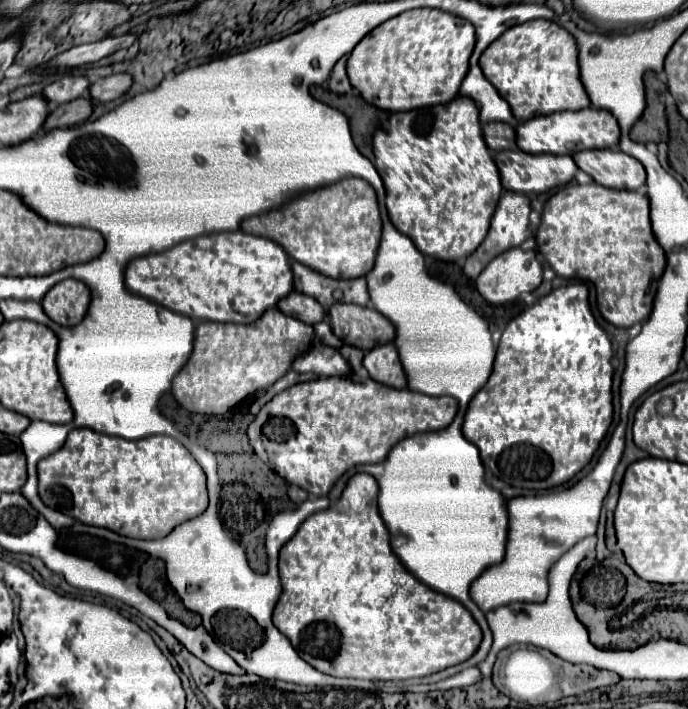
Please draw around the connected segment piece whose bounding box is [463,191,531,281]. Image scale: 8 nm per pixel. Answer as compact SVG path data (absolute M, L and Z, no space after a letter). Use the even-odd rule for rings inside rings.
M503 191L499 201L497 201L497 209L491 217L491 227L489 227L489 233L485 237L485 241L477 247L477 251L473 251L467 261L465 261L465 267L463 267L463 273L469 277L469 279L477 279L479 273L487 267L487 263L497 257L499 253L507 251L507 249L513 249L513 247L519 247L531 233L529 233L529 197L525 195L515 195L513 191Z

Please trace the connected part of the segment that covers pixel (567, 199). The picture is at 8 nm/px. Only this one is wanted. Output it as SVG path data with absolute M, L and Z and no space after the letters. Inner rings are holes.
M571 183L553 193L543 205L541 225L535 233L537 251L547 259L559 277L577 277L595 285L597 309L601 317L615 327L631 327L645 321L653 309L659 277L665 269L665 253L653 237L649 221L649 199L635 191L617 191L599 187L597 183Z

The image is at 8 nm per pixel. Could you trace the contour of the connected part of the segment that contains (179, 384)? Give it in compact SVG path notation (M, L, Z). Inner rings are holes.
M277 307L267 309L249 325L199 321L195 325L191 357L175 375L171 393L177 403L191 413L221 415L241 399L271 387L279 377L283 377L299 351L307 351L311 339L311 325L283 315Z

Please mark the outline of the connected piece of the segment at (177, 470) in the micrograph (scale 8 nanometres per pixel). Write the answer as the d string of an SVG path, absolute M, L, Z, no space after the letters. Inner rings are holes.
M73 429L65 445L39 461L39 497L79 523L103 527L133 539L161 539L183 521L207 509L201 465L173 437L151 435L137 441Z

